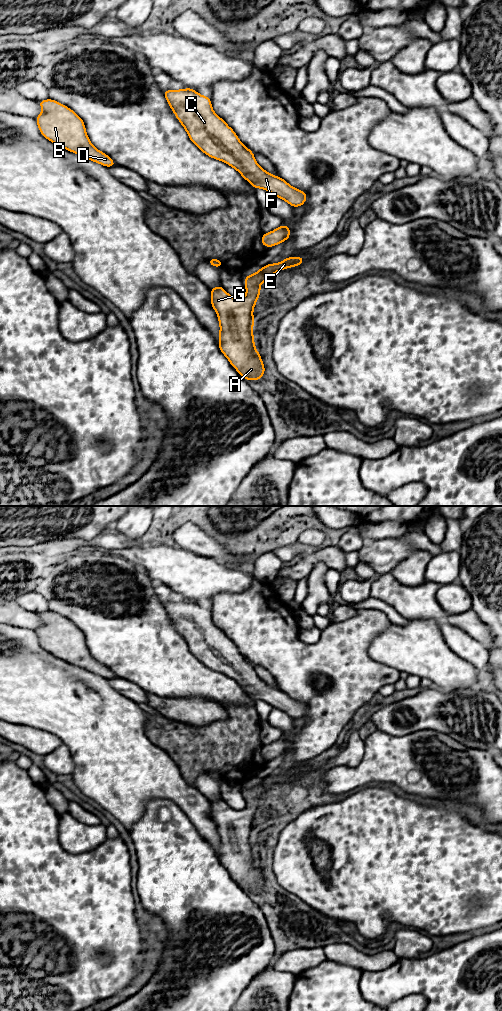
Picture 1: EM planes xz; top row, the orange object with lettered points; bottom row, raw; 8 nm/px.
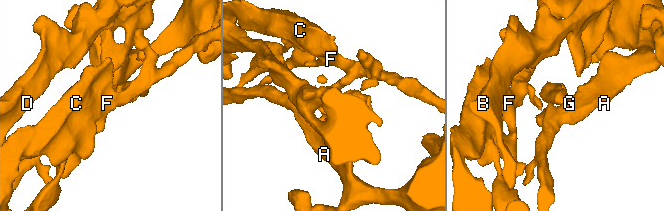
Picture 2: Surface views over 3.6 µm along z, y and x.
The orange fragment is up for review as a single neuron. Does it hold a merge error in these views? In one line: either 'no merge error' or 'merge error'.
no merge error

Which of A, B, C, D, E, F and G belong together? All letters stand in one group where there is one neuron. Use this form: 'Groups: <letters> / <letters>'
Groups: A B C D E F G

